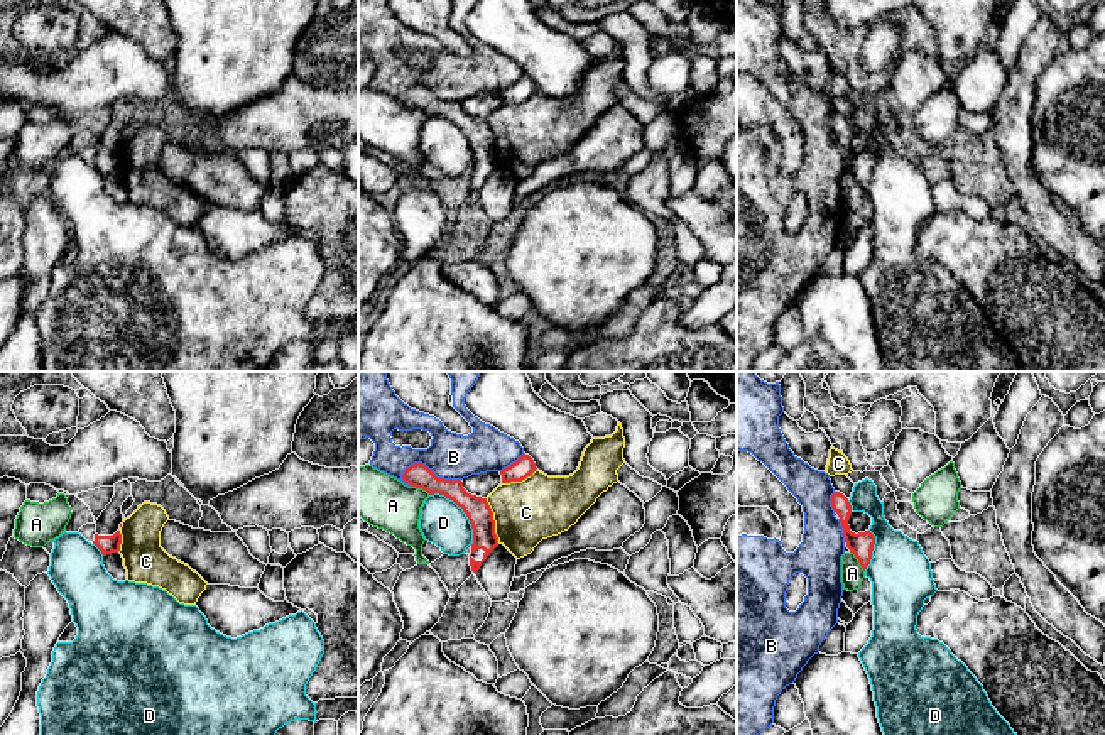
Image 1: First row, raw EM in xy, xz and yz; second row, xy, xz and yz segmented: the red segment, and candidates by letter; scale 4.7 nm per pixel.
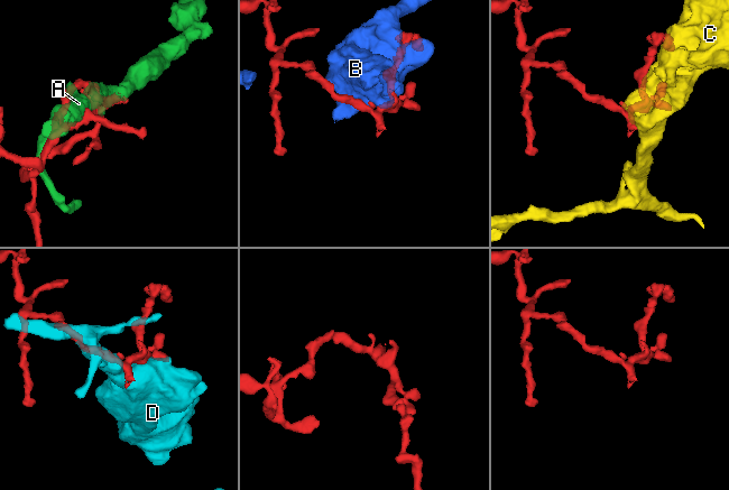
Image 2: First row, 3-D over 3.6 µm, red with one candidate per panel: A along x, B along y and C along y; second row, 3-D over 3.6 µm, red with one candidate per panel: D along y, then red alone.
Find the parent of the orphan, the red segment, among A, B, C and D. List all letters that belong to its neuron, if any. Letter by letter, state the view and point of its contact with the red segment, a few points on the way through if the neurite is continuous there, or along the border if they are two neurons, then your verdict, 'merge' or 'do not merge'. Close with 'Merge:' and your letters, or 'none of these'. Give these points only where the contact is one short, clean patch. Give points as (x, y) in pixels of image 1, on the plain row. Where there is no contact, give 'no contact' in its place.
A: yz (859, 183) | do not merge
B: xz (431, 92) | do not merge
C: xz (494, 142) | do not merge
D: xz (463, 132) | do not merge
Merge: none of these

